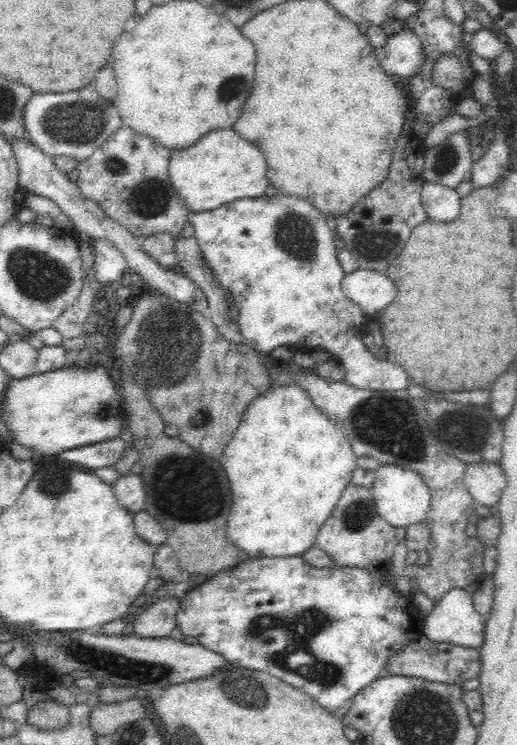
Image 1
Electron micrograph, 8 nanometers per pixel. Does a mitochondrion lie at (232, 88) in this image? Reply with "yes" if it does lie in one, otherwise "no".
yes

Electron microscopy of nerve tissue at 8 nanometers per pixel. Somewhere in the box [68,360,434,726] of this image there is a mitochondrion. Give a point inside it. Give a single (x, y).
(295, 657)

